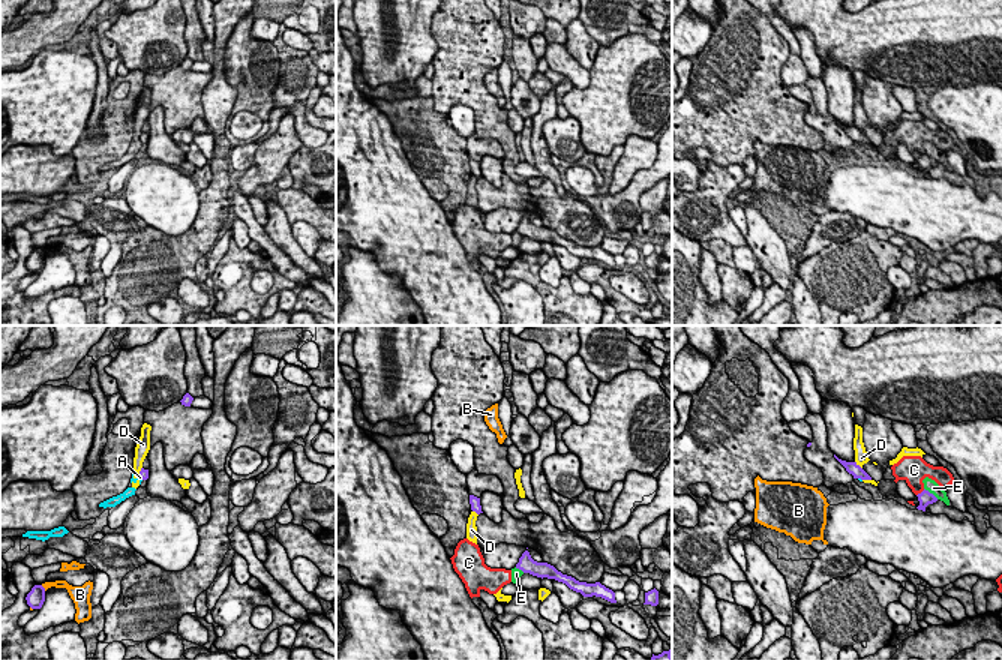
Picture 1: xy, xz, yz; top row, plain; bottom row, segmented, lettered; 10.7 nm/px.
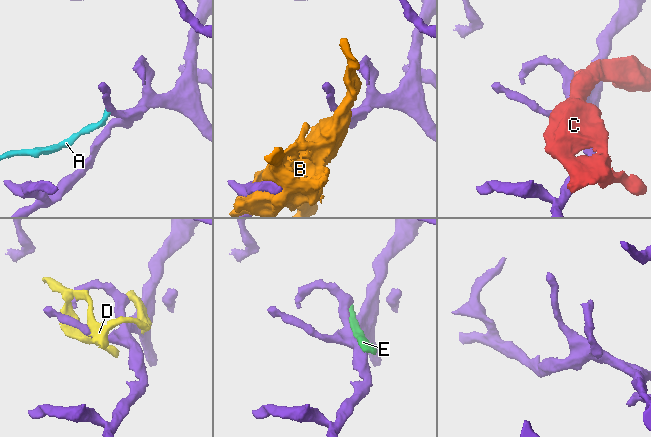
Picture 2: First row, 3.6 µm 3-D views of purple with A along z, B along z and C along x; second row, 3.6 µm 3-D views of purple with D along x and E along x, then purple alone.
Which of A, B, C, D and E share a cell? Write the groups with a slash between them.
A D / B E / C

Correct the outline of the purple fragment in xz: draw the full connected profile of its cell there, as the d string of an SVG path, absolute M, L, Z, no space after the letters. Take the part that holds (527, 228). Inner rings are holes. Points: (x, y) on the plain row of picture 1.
M528 214L522 218L522 220L519 222L519 226L516 228L516 232L542 243L548 242L548 243L555 243L558 246L562 246L570 254L580 256L584 261L596 260L610 267L616 267L615 256L606 252L604 249L602 249L600 246L596 246L596 248L579 246L572 240L562 238L561 236L558 236L554 230L548 226L534 225Z

